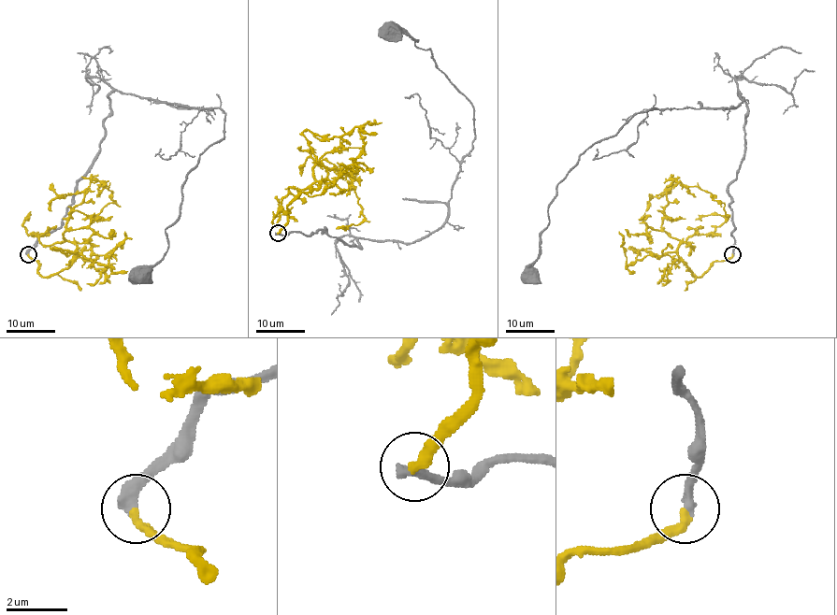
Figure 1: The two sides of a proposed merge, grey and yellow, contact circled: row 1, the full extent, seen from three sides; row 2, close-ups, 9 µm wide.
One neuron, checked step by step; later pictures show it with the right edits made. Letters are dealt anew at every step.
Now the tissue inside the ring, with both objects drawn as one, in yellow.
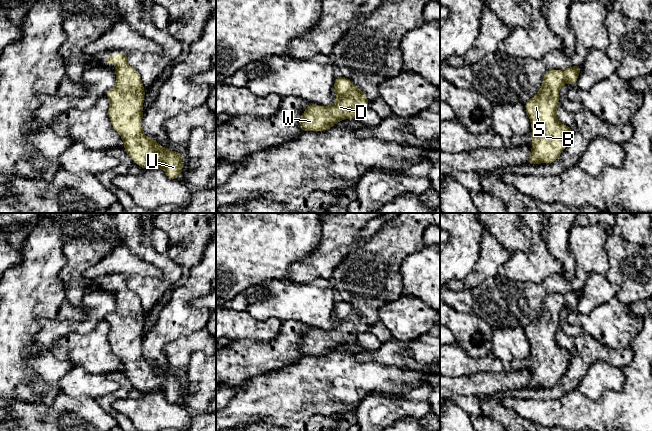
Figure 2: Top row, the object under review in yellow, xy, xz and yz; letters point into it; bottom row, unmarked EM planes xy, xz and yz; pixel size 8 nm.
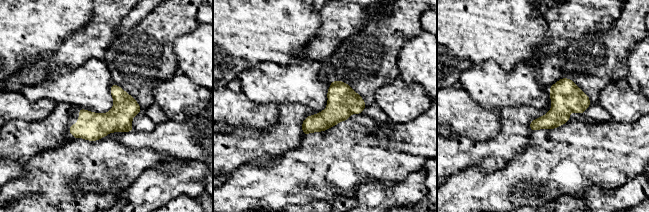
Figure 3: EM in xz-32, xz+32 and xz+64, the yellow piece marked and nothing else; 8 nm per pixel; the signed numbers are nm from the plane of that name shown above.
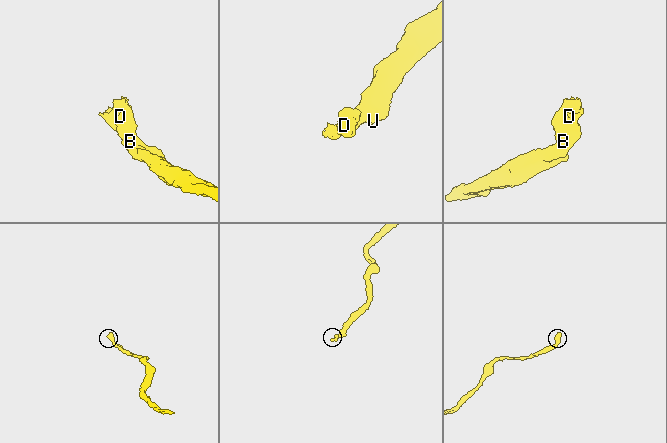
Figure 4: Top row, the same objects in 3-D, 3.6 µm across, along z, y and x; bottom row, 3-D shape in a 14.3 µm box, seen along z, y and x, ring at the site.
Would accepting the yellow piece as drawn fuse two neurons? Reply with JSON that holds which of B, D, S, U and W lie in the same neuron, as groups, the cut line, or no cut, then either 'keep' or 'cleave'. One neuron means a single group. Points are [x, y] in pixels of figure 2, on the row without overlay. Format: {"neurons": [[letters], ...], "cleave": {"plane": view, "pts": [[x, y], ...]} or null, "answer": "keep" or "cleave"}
{"neurons": [["B", "D", "S", "U", "W"]], "cleave": null, "answer": "keep"}

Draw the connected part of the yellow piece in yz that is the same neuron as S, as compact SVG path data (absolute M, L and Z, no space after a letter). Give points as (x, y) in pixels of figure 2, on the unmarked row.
M581 290L549 294L538 317L525 327L532 352L528 388L553 387L569 367L572 352L557 343L559 316L565 307L576 309Z

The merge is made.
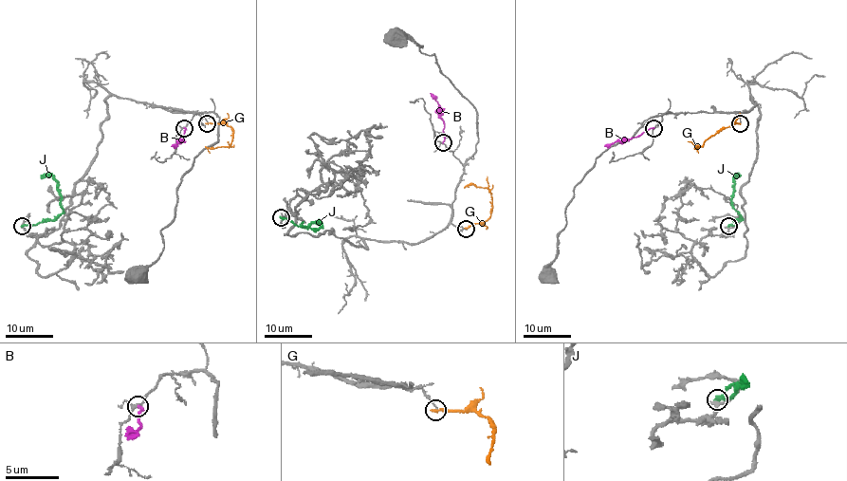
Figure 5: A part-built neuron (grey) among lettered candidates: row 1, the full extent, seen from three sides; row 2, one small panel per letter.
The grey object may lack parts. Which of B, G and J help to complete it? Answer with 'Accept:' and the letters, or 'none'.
Accept: none

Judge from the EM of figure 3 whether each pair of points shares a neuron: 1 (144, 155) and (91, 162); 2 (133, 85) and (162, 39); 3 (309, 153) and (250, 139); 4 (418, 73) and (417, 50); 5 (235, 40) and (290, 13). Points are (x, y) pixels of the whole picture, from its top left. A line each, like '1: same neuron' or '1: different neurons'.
1: same neuron
2: same neuron
3: different neurons
4: same neuron
5: same neuron

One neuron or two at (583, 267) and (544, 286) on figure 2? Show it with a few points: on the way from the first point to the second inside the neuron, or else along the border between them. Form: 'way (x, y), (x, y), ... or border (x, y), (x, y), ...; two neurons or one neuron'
way (577, 278), (569, 285), (555, 285); one neuron

